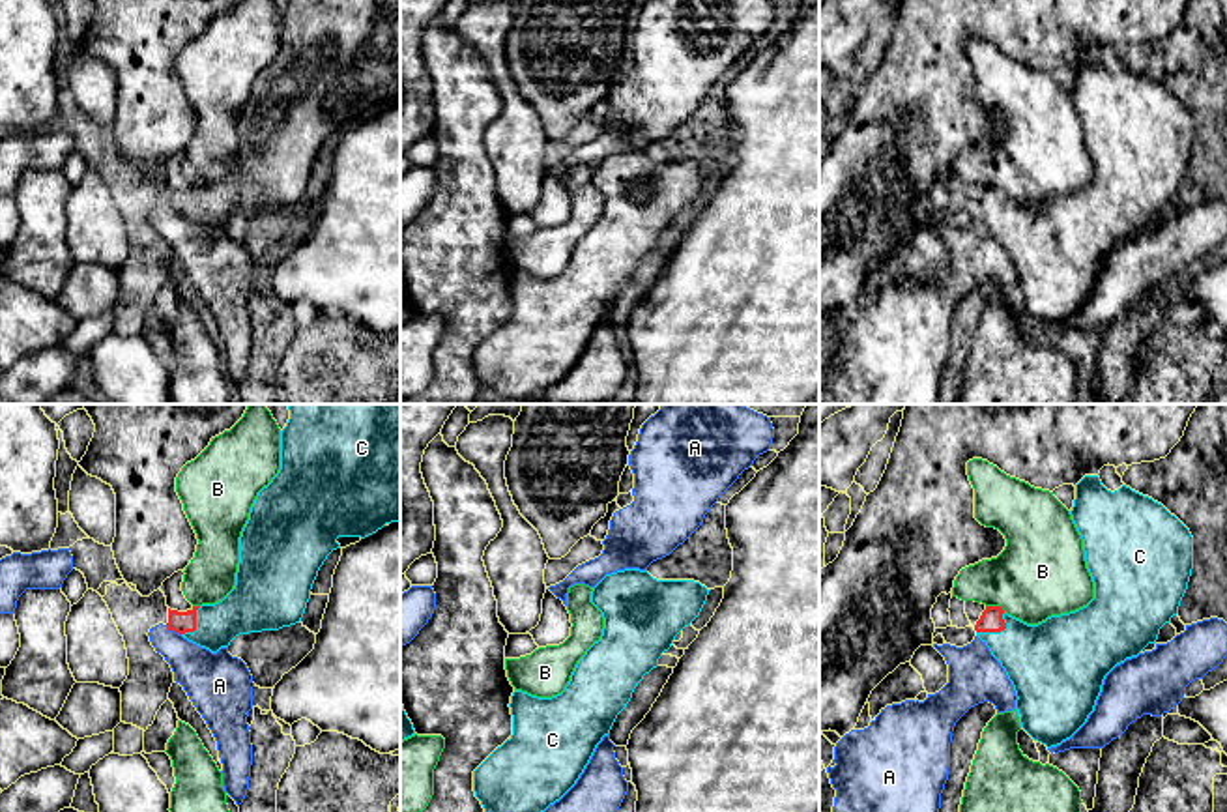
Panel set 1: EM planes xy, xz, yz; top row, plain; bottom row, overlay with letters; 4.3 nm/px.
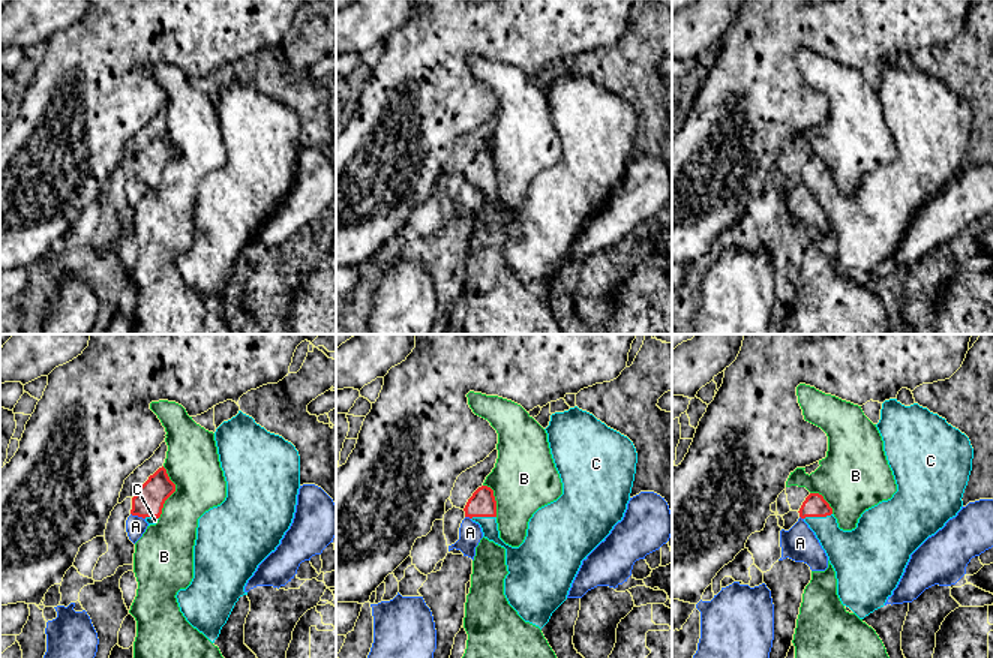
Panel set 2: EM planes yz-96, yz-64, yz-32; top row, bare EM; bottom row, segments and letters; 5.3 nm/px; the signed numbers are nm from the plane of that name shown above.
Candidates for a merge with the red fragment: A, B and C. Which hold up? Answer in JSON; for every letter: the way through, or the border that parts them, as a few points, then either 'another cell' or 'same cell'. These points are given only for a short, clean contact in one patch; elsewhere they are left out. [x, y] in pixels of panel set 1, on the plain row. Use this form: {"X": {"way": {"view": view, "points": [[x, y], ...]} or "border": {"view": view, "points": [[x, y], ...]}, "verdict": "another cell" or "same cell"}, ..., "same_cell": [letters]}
{"A": {"verdict": "another cell"}, "B": {"verdict": "another cell"}, "C": {"way": {"view": "yz", "points": [[992, 201], [997, 212], [1046, 244]]}, "verdict": "same cell"}, "same_cell": ["C"]}

